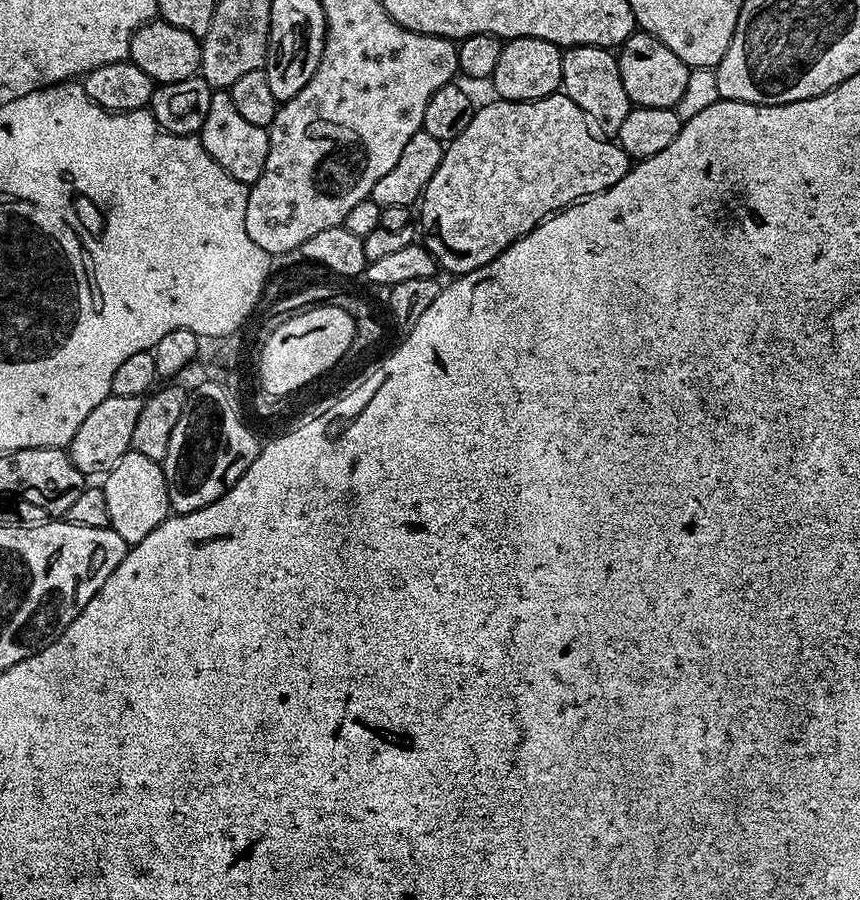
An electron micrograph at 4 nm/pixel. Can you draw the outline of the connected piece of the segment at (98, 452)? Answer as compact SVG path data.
M107 396L78 426L78 434L69 442L66 449L74 466L86 478L103 477L132 447L134 425L138 423L138 414L142 414L143 399L139 396Z

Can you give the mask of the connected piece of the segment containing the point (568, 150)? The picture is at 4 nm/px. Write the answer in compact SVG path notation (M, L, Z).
M563 91L537 100L492 98L489 104L481 108L479 105L473 111L470 126L458 138L447 141L442 162L434 170L434 178L430 178L418 204L422 244L441 269L451 274L473 272L498 258L498 254L553 212L614 186L614 182L628 173L629 167L630 158L619 143L597 136L583 110L574 106Z

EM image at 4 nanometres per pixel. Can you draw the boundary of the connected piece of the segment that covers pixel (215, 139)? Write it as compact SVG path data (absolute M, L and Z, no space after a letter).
M213 91L206 120L198 135L206 154L210 154L210 158L214 158L214 162L218 162L218 166L222 166L222 170L226 170L226 174L230 174L238 182L251 186L264 172L268 153L268 129L253 126L246 122L246 118L242 118L242 114L238 114L231 91Z

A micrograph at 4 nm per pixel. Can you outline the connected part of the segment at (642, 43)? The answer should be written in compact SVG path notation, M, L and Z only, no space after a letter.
M637 30L630 38L626 38L626 42L619 45L616 61L618 62L618 70L622 74L622 86L626 86L626 94L635 107L675 108L678 98L682 98L682 93L686 90L686 78L690 71L689 65L684 64L682 58L678 58L678 54L674 54L674 50L670 50L649 32Z

